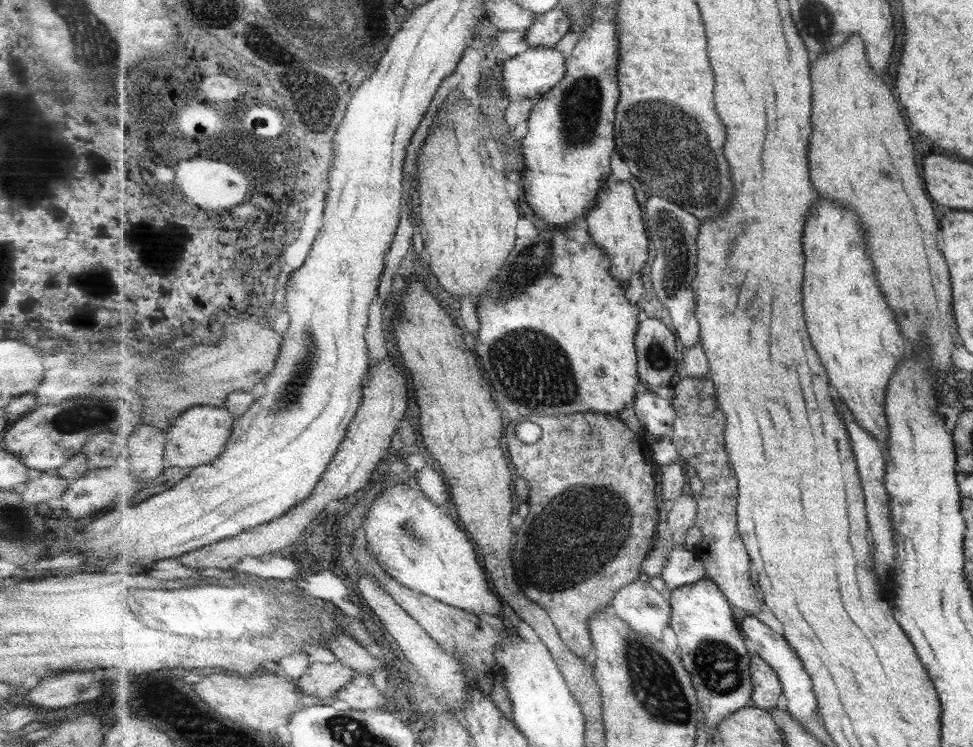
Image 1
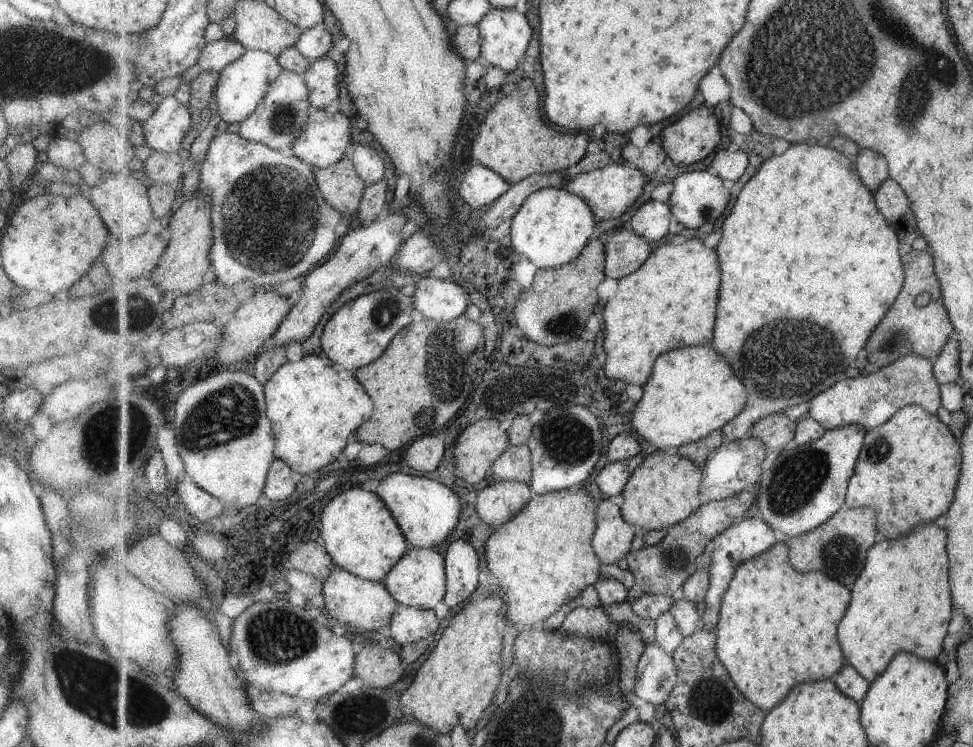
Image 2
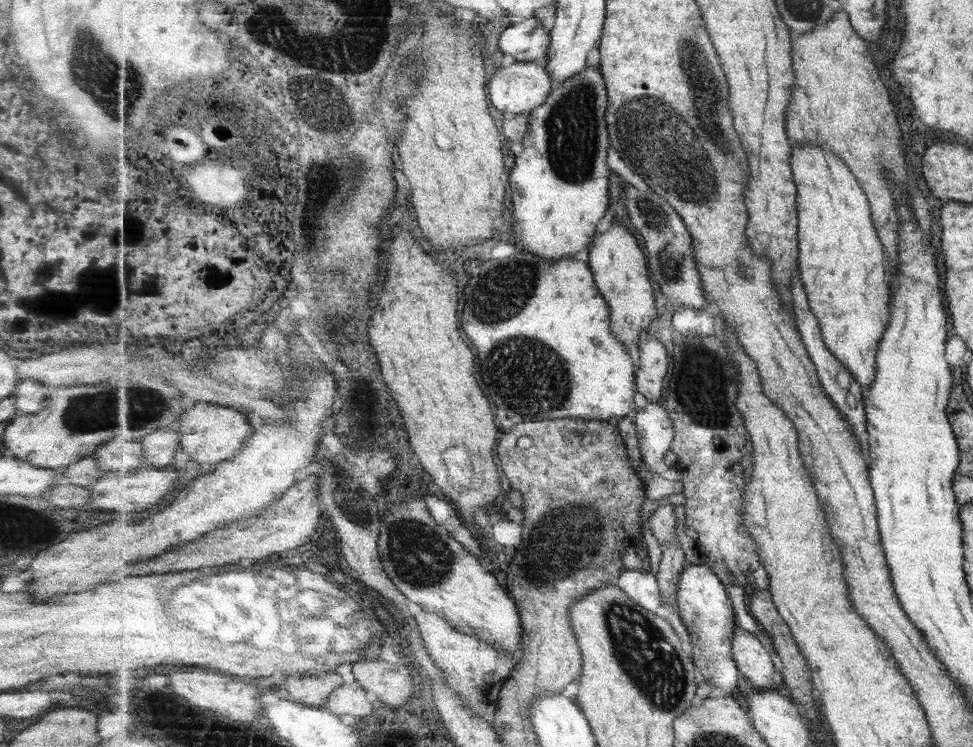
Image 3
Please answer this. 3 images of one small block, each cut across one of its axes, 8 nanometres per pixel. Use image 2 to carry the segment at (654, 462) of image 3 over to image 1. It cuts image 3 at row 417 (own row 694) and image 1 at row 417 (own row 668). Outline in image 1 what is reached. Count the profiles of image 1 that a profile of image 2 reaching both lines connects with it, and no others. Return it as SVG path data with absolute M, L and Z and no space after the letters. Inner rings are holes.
M641 388L632 406L646 430L656 436L656 441L666 439L665 434L674 429L677 411L672 400L659 398L651 390Z

